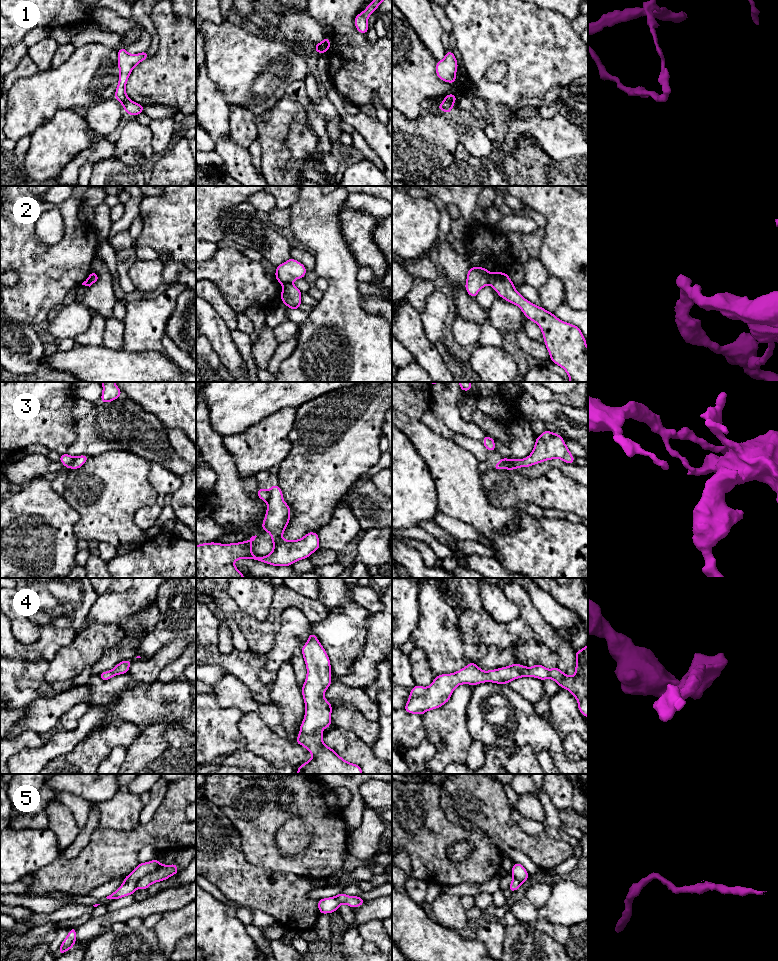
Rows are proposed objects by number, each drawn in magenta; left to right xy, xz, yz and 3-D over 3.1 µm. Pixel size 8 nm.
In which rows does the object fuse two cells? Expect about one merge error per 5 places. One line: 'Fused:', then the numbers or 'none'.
Fused: 1, 2, 3, 5

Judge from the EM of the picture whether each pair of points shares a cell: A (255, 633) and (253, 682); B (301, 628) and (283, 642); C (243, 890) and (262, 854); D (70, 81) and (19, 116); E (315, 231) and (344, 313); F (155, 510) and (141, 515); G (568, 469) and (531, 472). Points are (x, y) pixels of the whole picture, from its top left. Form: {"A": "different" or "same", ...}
{"A": "different", "B": "same", "C": "different", "D": "same", "E": "same", "F": "same", "G": "same"}

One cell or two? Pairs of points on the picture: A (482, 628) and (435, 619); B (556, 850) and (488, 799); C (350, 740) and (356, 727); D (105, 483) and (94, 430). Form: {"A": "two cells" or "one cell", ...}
{"A": "two cells", "B": "one cell", "C": "two cells", "D": "two cells"}

